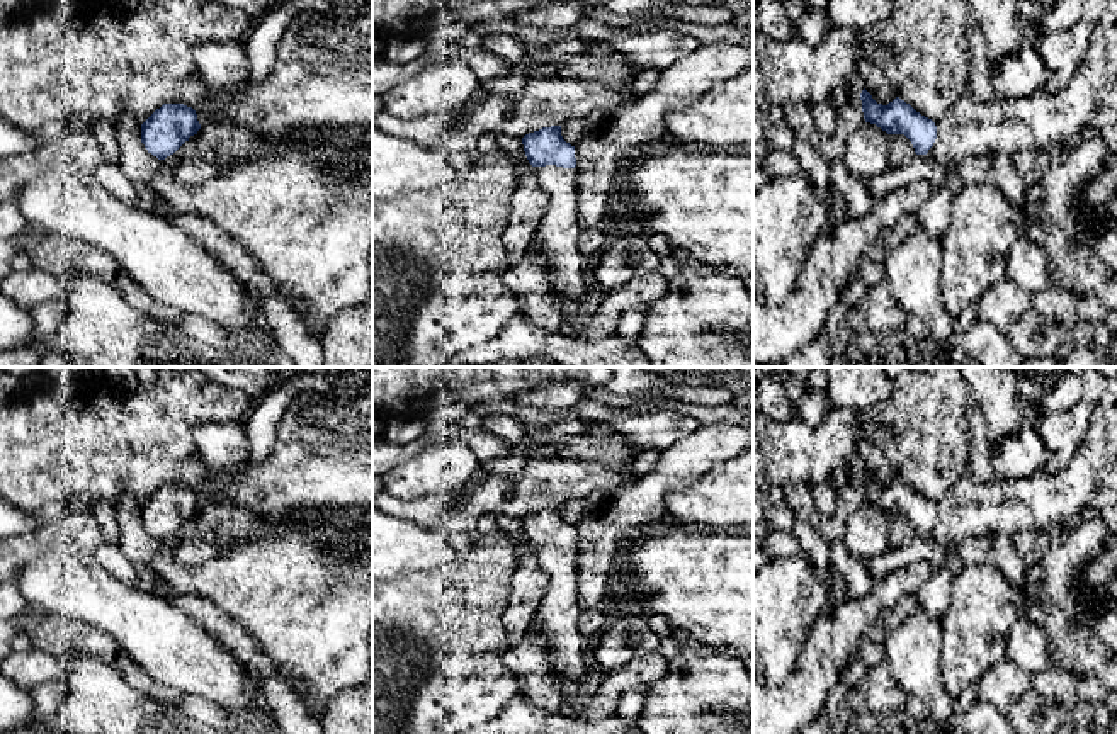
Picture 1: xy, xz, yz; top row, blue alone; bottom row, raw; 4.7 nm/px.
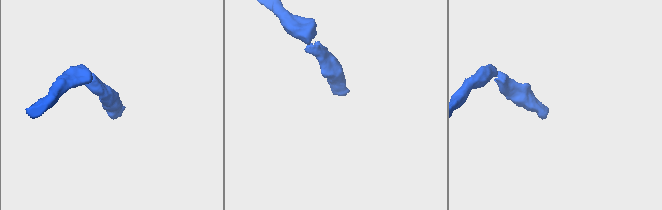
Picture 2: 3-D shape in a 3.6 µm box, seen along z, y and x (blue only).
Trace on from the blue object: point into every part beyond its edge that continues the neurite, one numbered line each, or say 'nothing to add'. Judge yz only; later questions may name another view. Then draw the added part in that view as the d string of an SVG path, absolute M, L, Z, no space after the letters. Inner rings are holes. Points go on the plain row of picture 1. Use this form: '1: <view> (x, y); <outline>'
1: yz (1051, 503); M1117 375L1107 379L1105 391L1091 406L1086 433L1064 471L993 481L978 481L967 472L933 501L937 520L928 534L920 537L949 549L971 535L1012 535L1022 530L1059 534L1074 528L1085 518L1090 496L1102 486L1117 491Z

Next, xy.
nothing to add

